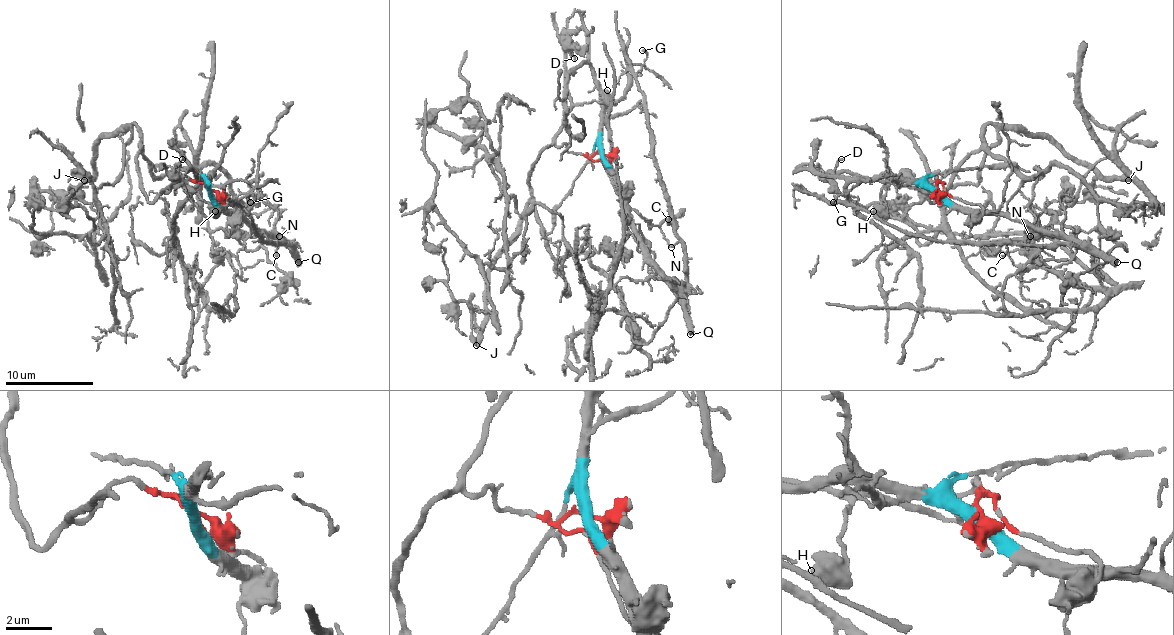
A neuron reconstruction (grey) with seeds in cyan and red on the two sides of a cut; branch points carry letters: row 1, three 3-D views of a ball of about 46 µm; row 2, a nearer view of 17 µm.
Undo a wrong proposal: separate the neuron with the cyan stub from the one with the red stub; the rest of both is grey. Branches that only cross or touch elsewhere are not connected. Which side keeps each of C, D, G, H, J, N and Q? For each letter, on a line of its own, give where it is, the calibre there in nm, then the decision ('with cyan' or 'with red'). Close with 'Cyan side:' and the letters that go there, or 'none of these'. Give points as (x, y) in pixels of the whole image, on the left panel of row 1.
C: at (276, 255); 160 nm thick; with cyan
D: at (182, 159); 160 nm thick; with red
G: at (250, 202); 190 nm thick; with cyan
H: at (215, 211); 650 nm thick; with red
J: at (84, 180); 550 nm thick; with red
N: at (279, 236); 140 nm thick; with cyan
Q: at (298, 262); 550 nm thick; with cyan
Cyan side: C, G, N, Q

